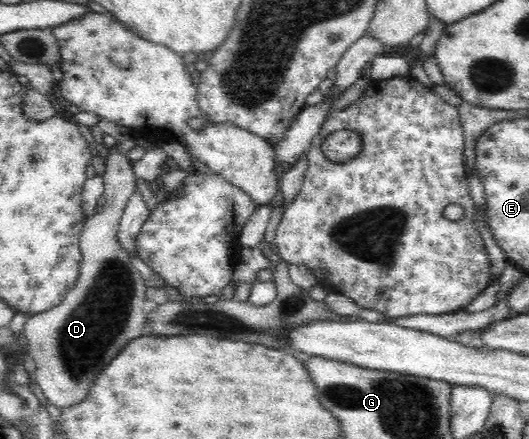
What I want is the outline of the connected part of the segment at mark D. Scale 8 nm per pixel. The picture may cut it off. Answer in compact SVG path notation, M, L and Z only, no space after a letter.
M115 144L106 157L104 181L105 205L84 224L80 234L81 268L73 288L60 305L34 314L22 330L28 357L36 364L35 380L47 400L57 408L81 402L96 376L131 340L145 334L146 314L151 291L133 267L129 253L118 241L118 228L126 203L137 190L132 161Z

